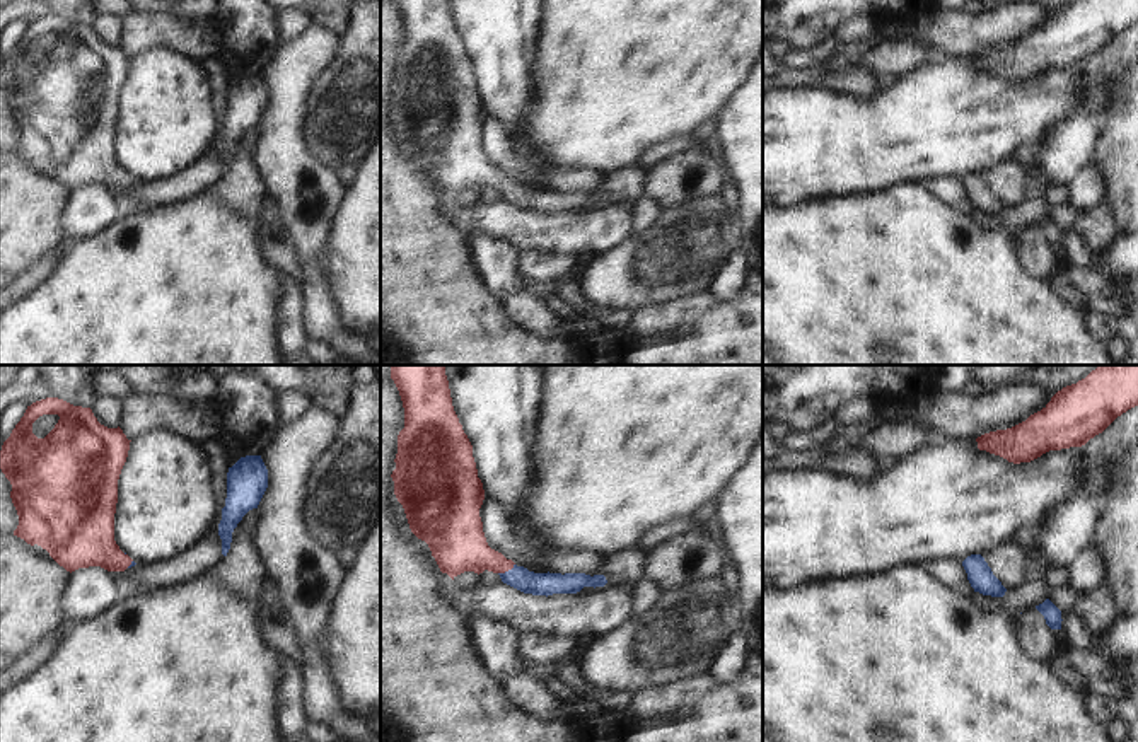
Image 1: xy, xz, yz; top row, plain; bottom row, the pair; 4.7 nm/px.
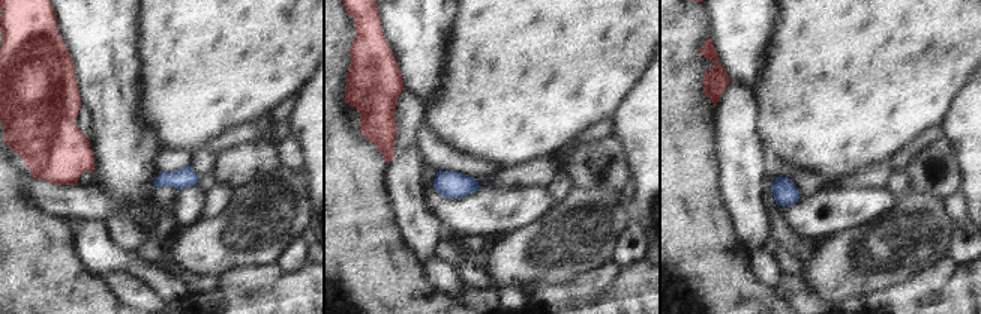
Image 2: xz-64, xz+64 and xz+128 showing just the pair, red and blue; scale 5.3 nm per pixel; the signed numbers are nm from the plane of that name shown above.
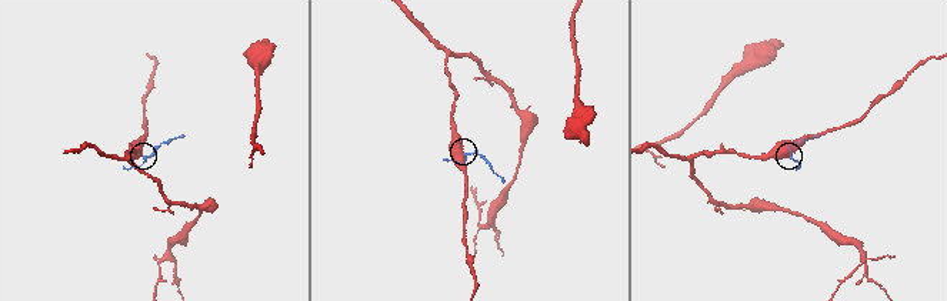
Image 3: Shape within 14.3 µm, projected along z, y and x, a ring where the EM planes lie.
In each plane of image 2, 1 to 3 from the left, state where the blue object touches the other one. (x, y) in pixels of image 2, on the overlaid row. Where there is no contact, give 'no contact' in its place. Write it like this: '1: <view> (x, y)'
1: no contact
2: no contact
3: no contact

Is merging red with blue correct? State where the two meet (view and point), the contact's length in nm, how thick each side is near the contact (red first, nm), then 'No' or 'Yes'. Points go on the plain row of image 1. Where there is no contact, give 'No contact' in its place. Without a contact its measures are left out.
Touches red at xz (507, 188). Shared border 90 nm. Thickness 240 nm (red) against 110 nm. Yes.

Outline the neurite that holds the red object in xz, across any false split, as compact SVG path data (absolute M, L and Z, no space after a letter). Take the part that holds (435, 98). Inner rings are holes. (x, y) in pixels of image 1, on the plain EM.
M394 0L404 26L404 46L398 53L394 113L403 123L411 150L425 159L442 191L452 198L464 191L498 191L502 200L532 213L577 212L584 205L604 205L604 193L534 191L491 167L483 150L479 126L485 118L473 63L452 24L449 0Z

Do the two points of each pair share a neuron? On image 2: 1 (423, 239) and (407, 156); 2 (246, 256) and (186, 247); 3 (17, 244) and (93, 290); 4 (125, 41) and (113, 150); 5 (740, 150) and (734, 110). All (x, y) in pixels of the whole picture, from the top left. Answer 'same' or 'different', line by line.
1: same
2: same
3: same
4: same
5: same

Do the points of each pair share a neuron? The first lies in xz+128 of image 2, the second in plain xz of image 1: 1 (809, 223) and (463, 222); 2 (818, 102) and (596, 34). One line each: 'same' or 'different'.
1: same
2: same

